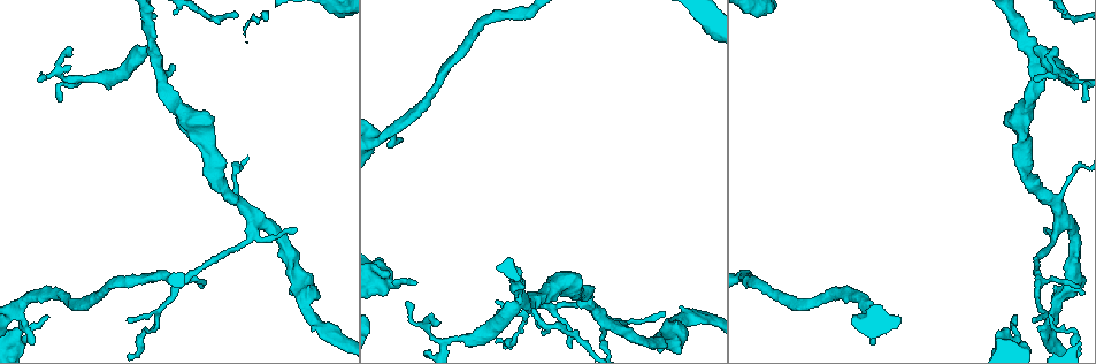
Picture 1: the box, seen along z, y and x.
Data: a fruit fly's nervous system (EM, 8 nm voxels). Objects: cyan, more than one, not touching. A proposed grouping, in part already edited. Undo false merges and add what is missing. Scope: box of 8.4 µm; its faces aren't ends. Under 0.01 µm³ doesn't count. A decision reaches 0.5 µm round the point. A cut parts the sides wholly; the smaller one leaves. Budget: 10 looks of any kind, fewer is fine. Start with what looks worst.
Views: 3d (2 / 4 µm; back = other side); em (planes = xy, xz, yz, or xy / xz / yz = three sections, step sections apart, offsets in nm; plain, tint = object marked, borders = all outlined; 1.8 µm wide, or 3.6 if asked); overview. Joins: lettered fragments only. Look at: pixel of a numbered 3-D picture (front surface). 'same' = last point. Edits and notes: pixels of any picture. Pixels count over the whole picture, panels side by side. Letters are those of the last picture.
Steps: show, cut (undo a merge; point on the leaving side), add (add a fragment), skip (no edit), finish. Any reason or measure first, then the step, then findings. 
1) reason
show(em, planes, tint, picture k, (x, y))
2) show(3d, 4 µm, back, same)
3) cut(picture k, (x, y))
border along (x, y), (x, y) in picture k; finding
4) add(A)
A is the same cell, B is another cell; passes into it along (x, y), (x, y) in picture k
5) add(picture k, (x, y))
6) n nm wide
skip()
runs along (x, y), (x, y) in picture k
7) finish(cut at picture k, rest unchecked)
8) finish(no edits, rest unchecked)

a narrow waist
show(em, xy, step 8, tint, picture 1, (521, 302))

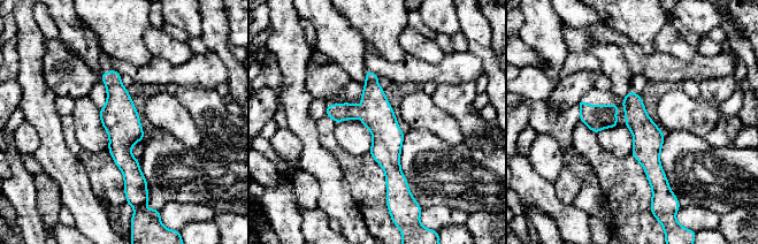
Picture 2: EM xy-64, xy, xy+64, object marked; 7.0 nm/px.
another direction
show(em, planes, borders, same)

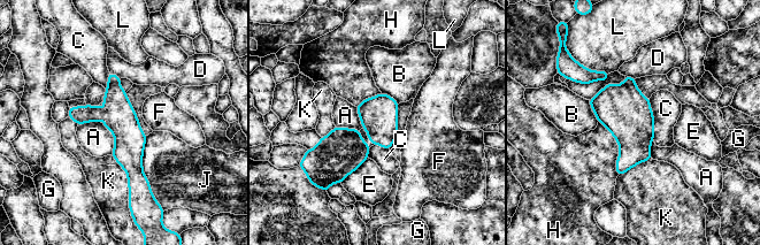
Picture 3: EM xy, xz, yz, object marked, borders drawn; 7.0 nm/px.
skip()
A, B, C, D, E, F, G, H, J, K and L are other cells; runs along (110, 76), (129, 136), (132, 193) in picture 3; all the same cell

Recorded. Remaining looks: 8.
small branch off a trunk
show(3d, 4 µm, picture 1, (248, 214))

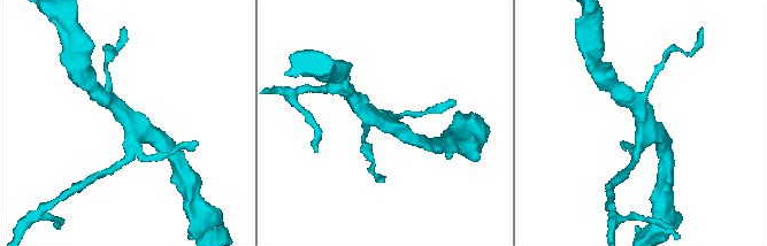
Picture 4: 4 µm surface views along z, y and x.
show(em, planes, borders, picture 4, (128, 120))

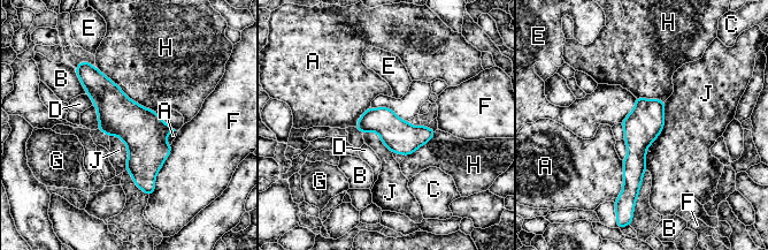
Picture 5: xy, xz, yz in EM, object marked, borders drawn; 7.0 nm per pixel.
240 nm wide
skip()
A, B, C, D, E, F, G, H and J are other cells; border along (665, 103), (645, 169) in picture 5; one cell here

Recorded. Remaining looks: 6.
show(em, planes, plain, picture 1, (30, 342))

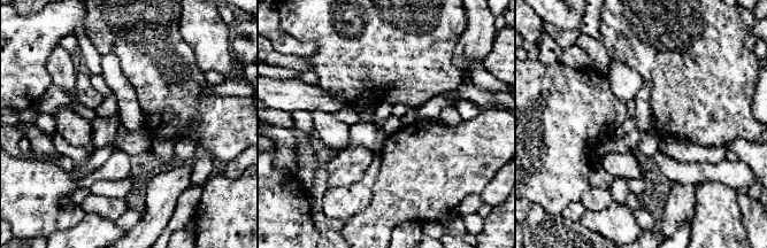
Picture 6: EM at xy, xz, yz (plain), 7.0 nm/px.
see the neighbours
show(em, planes, borders, same)

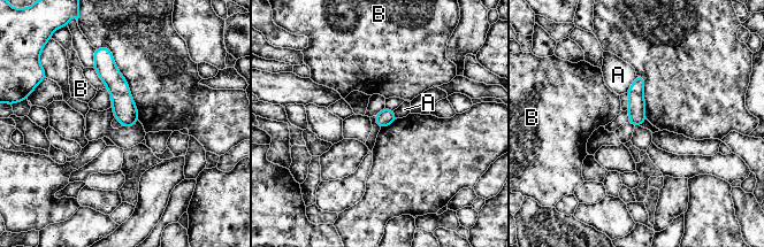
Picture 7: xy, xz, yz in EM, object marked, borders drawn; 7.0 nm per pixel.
110 nm wide
skip()
A and B are other cells; runs along (105, 53), (130, 123) in picture 7; no lettered fragment goes on from it

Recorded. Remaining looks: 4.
calibre changes
show(em, xz, step 8, tint, picture 1, (1051, 313))

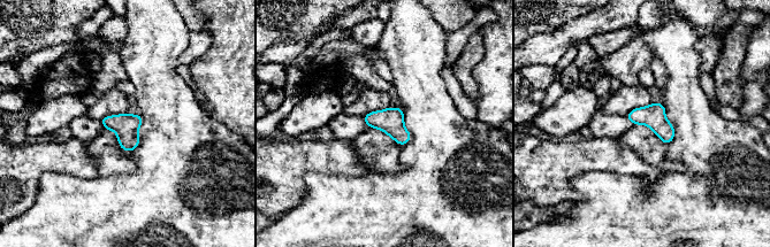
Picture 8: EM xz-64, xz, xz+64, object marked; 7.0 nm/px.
show(em, planes, borders, same)

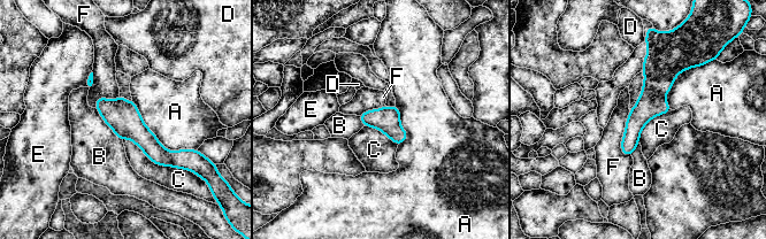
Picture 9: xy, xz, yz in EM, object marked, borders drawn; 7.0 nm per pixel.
180 nm wide
skip()
A, B, C, D, E and F are other cells; border along (122, 140), (185, 170) in picture 9; all the same cell

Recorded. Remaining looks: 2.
finish(no edits, rest unchecked)

